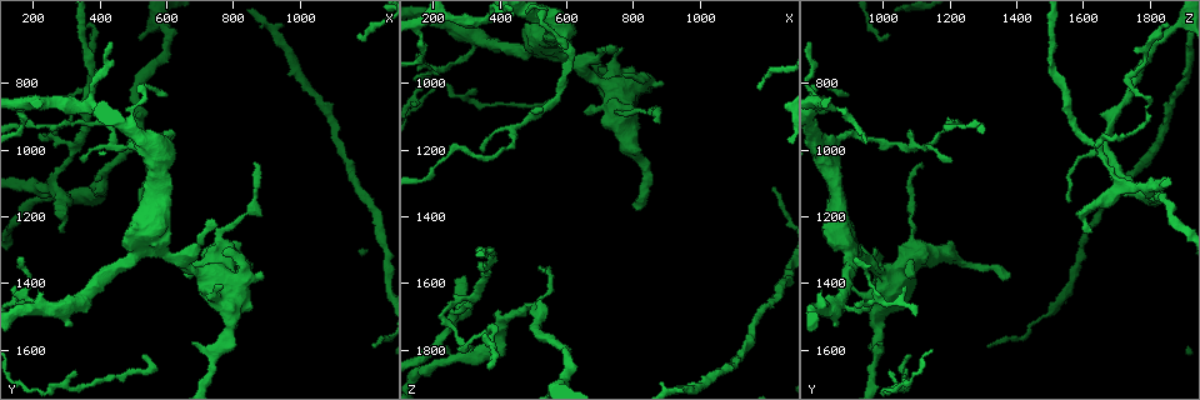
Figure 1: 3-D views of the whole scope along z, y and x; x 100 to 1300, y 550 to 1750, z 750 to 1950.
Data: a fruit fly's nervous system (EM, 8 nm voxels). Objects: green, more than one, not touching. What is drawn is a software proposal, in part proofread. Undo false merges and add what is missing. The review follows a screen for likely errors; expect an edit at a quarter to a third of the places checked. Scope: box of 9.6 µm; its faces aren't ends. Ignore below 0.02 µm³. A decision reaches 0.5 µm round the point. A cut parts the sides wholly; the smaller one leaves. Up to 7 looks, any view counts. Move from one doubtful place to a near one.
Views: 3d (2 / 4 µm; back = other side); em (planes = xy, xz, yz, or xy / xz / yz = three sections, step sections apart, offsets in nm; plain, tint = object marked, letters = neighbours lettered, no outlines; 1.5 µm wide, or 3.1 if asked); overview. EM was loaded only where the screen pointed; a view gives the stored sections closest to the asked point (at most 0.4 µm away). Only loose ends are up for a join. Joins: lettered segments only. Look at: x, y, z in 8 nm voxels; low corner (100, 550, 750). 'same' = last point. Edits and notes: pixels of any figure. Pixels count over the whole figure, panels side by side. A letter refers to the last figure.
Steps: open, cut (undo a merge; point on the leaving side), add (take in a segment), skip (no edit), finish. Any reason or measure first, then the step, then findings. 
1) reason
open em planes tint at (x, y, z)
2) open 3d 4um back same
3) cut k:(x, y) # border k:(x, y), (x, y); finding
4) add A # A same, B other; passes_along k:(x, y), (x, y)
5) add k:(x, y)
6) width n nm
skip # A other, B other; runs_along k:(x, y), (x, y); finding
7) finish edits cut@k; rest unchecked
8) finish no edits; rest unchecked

an open end
open em planes letters at (820, 1380, 1390)

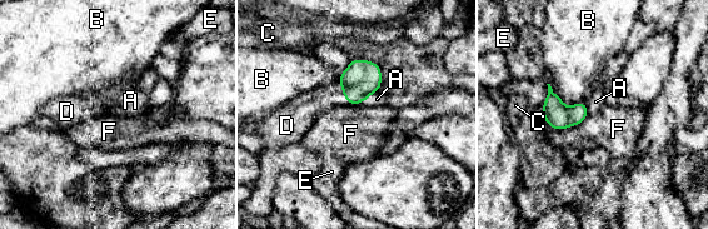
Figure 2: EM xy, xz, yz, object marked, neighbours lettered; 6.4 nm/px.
width 130 nm
add 2:(308, 105) # A other, B other, C other, D same, E other, F other; it goes on there

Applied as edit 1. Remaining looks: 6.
open overview

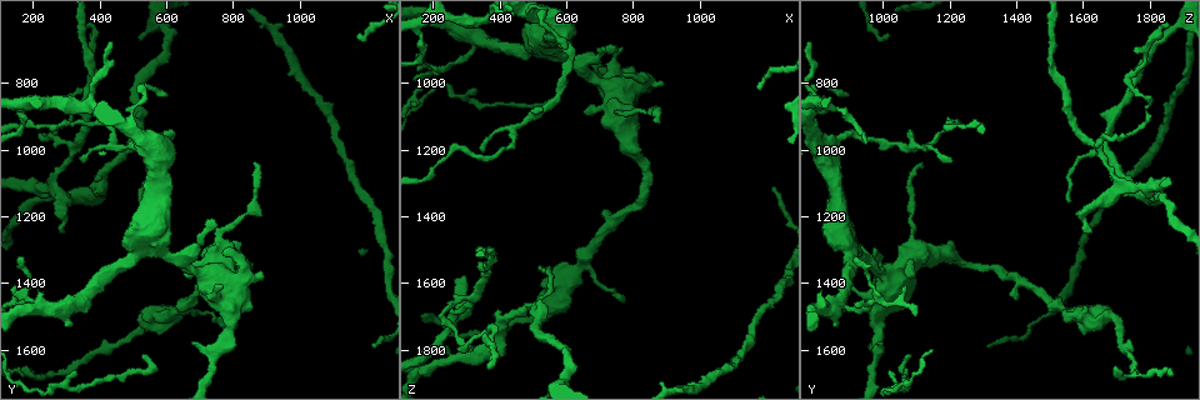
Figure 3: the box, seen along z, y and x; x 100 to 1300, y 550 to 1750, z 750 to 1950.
branch stops here
open 3d 2um at (770, 1300, 970)

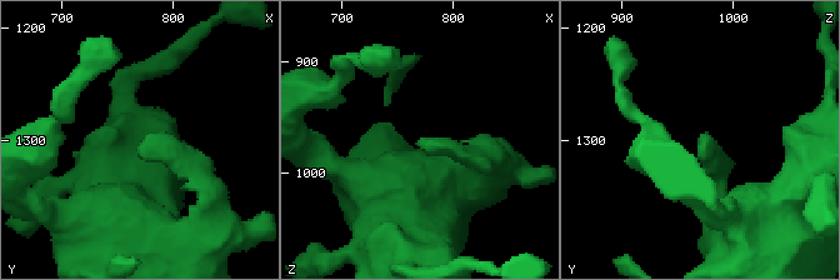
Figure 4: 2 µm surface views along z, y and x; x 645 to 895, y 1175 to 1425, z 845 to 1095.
open em 3.1um planes letters at (768, 1302, 976)

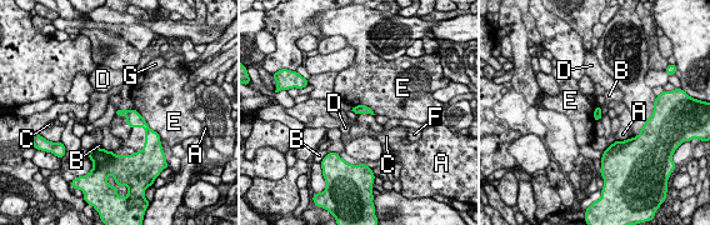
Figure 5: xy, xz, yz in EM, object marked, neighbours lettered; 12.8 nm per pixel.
skip # A other, B other, C other, D other, E other, F other, G other; border 5:(354, 106), (350, 110); no lettered segment goes on from it

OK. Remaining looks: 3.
sharp bend
open em yz step 8 tint at (370, 790, 1740)

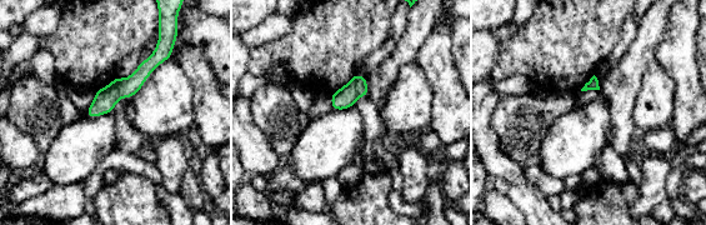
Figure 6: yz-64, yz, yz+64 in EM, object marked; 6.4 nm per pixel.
open em planes letters same

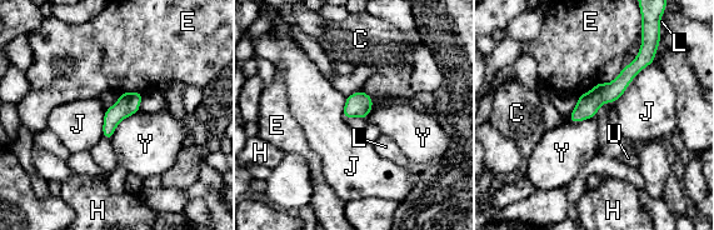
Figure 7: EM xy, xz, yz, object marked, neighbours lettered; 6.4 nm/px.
width 150 nm; longest_contact J 400 nm
skip # C other, E other, H other, J other, L other, U other, Y other; one cell here

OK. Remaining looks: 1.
finish edits add@2; rest unchecked

